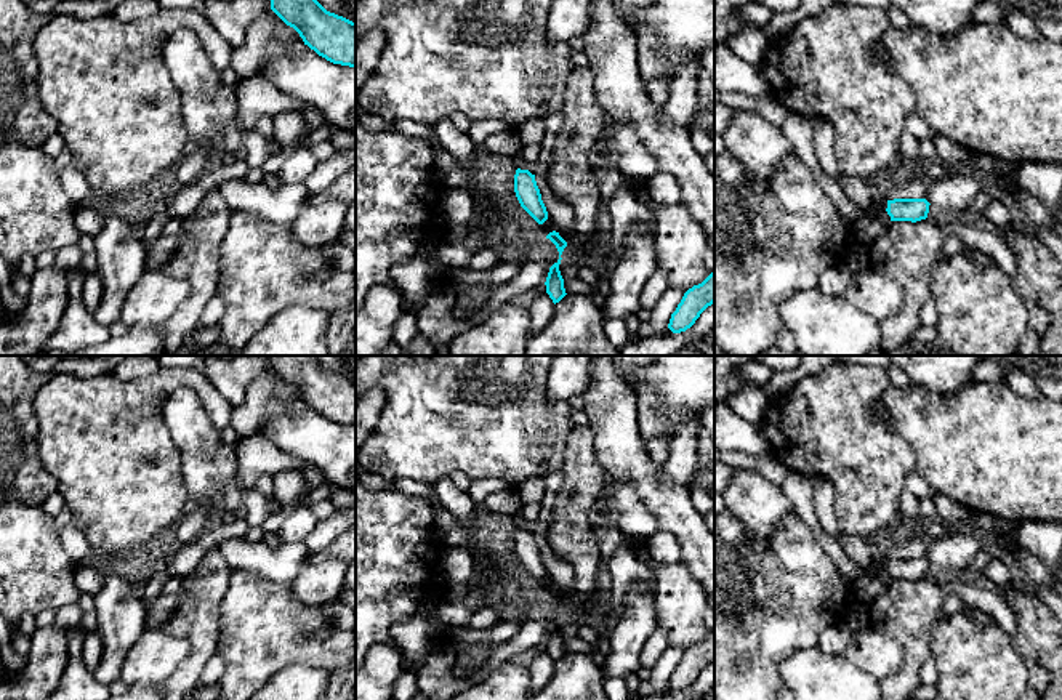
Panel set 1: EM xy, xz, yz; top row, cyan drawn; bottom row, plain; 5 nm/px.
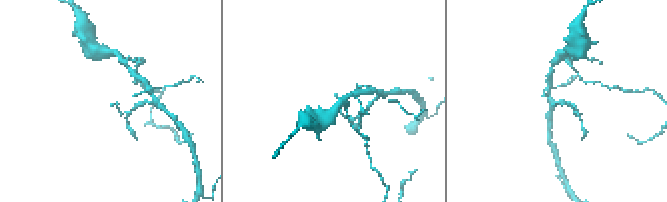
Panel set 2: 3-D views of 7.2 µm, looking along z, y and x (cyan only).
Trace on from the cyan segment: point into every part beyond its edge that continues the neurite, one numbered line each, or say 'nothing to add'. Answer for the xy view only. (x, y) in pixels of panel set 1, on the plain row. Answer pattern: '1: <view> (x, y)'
nothing to add

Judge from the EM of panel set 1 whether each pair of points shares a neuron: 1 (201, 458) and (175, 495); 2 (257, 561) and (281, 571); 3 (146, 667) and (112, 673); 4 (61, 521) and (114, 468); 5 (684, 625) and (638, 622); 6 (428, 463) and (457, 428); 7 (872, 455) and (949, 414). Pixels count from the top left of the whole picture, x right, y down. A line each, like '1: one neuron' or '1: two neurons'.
1: two neurons
2: one neuron
3: two neurons
4: two neurons
5: two neurons
6: one neuron
7: two neurons

